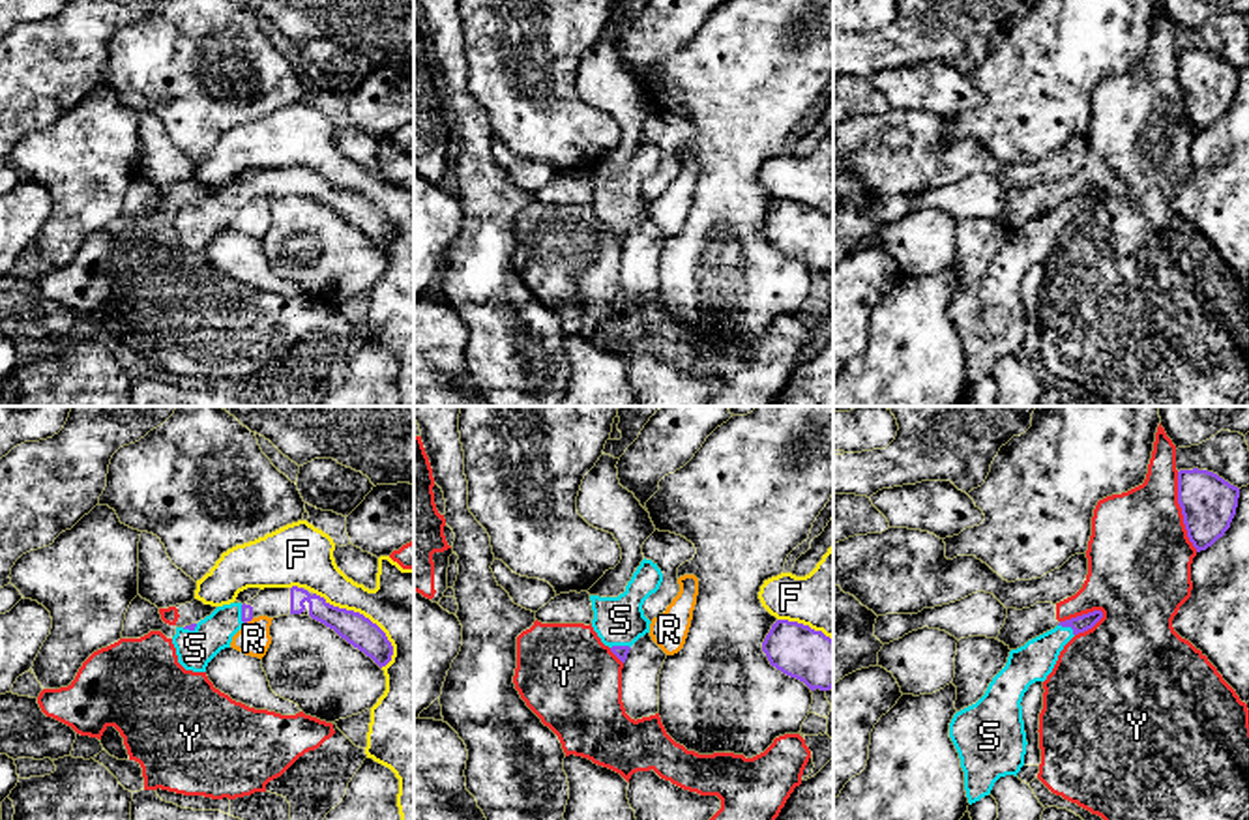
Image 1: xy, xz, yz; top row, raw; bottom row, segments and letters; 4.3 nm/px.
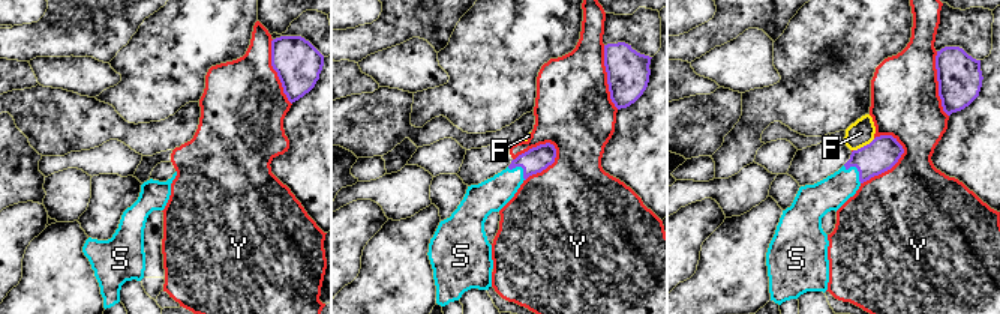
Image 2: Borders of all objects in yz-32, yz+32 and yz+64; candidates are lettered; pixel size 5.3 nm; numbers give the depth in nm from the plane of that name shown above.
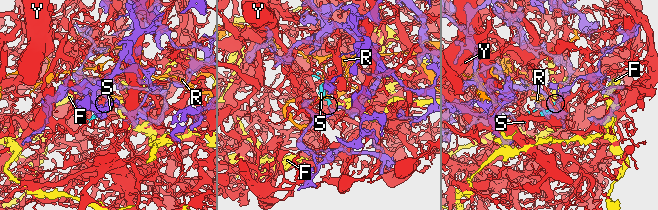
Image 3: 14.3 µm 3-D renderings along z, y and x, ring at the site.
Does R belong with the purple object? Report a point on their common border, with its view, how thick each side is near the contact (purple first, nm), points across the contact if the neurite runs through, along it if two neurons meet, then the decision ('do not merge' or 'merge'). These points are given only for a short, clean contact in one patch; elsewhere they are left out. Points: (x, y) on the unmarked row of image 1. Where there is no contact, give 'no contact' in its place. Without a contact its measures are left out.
contact xy (248, 201); calibres 50 and 150 nm; do not merge

